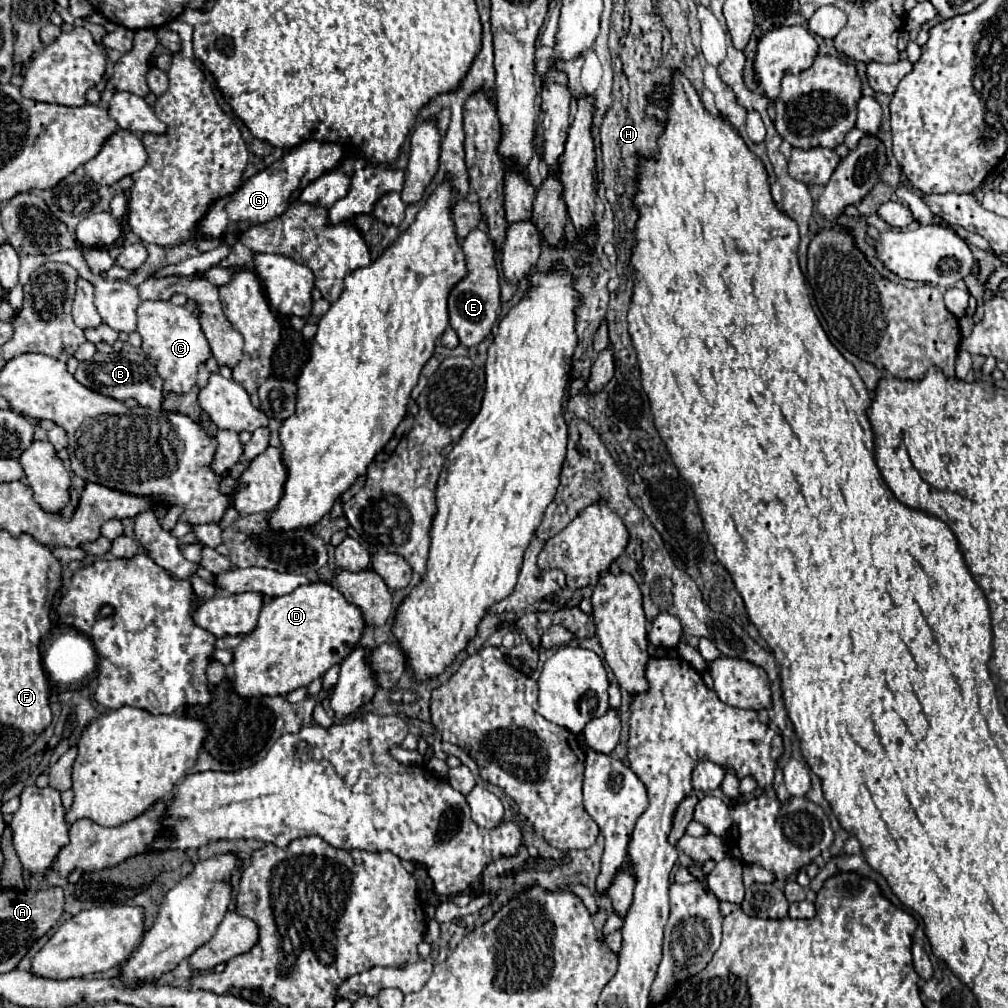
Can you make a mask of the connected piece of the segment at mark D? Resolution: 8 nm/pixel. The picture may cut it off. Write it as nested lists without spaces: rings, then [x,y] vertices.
[[[311,582],[295,588],[287,596],[269,598],[263,604],[257,628],[247,634],[233,650],[233,684],[239,696],[287,696],[289,692],[309,686],[321,678],[333,664],[341,664],[357,646],[365,630],[361,608],[349,604],[343,594],[329,582]]]

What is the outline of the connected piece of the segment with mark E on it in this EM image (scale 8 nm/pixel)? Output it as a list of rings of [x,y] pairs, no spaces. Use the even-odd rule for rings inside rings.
[[[479,228],[471,230],[467,238],[461,242],[465,254],[467,276],[459,280],[449,292],[449,326],[457,332],[461,346],[477,346],[493,328],[499,316],[501,300],[499,300],[499,274],[495,268],[495,250],[485,232]]]

